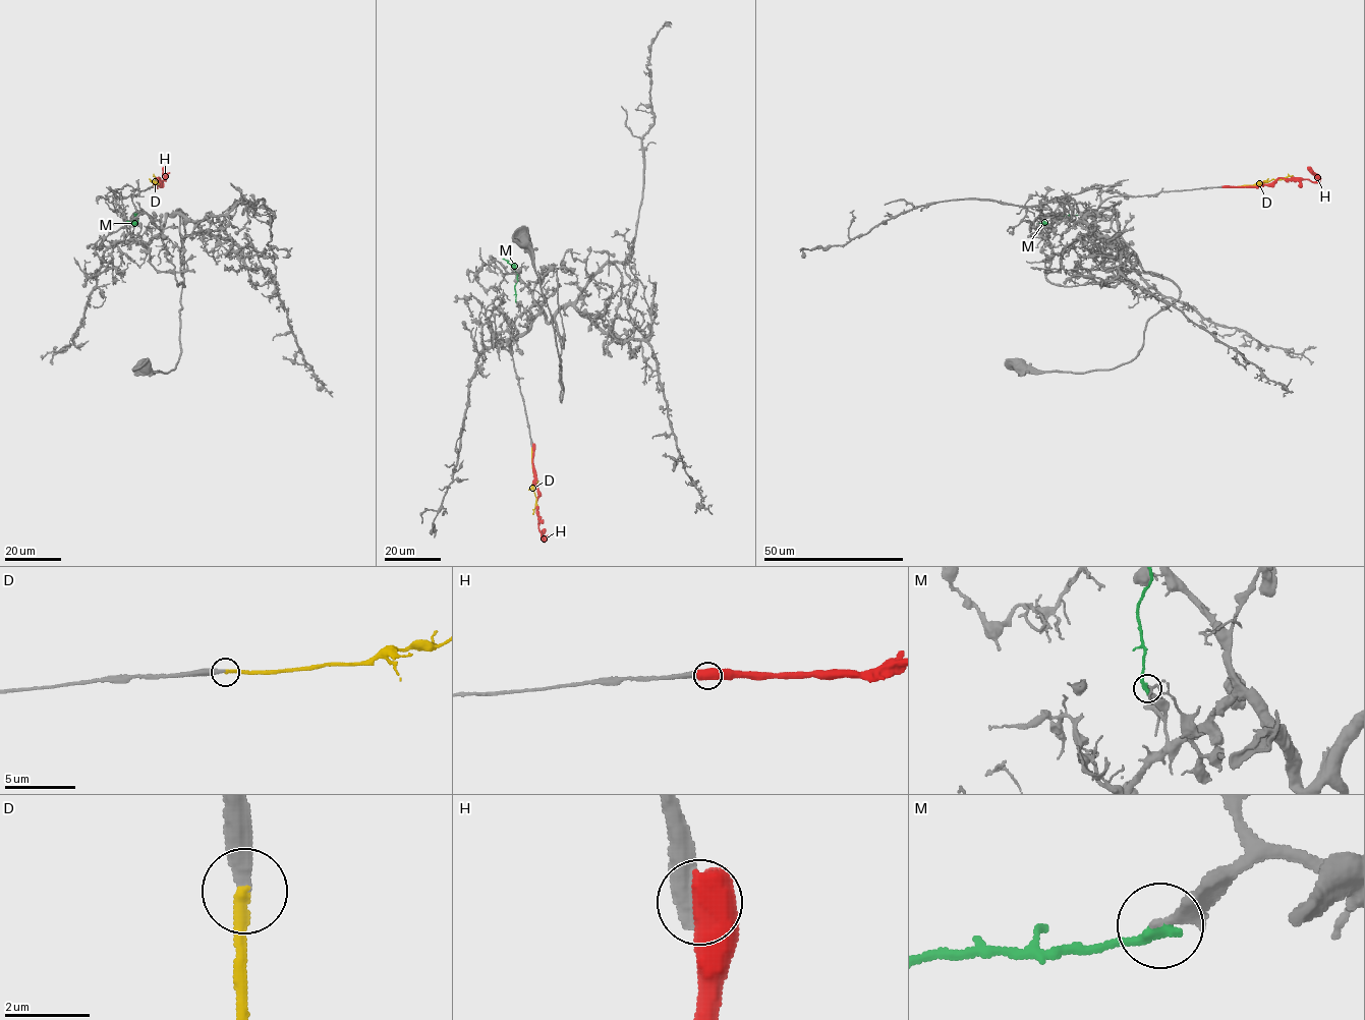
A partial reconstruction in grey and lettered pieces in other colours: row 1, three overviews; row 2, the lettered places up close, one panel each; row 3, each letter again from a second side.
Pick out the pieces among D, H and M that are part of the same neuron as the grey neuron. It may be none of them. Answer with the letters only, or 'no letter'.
D

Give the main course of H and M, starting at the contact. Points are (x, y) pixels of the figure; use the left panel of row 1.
H: (153, 187), (159, 183), (157, 178), (163, 180), (164, 167)
M: (136, 213), (137, 223), (122, 223)

